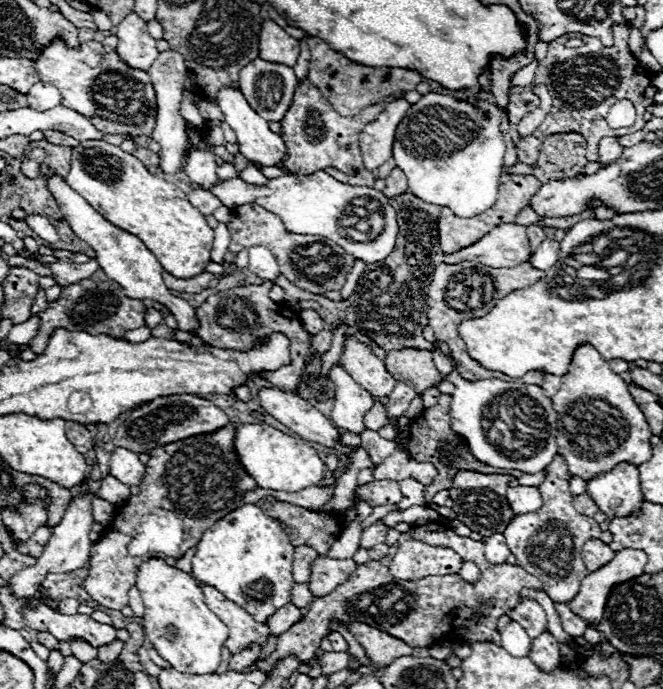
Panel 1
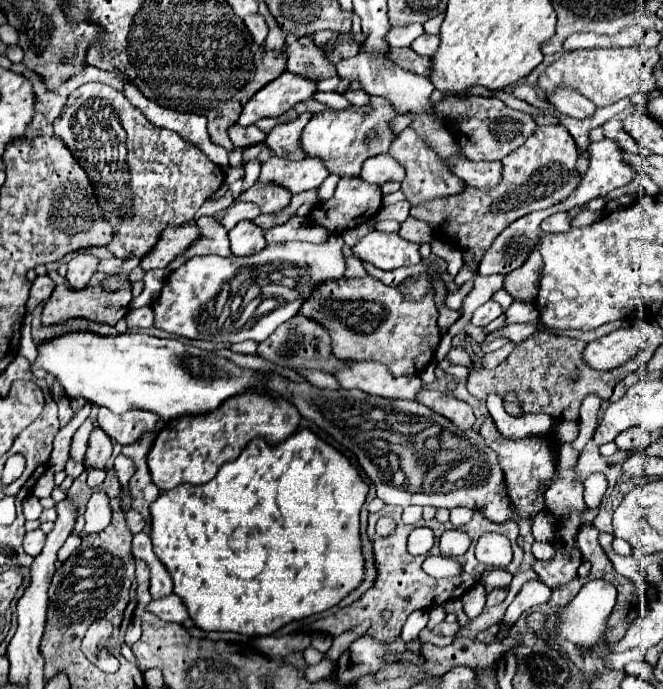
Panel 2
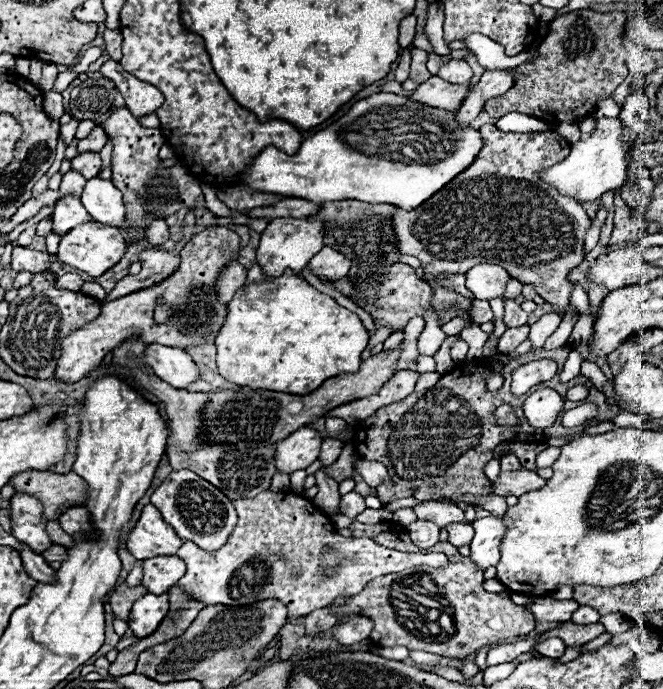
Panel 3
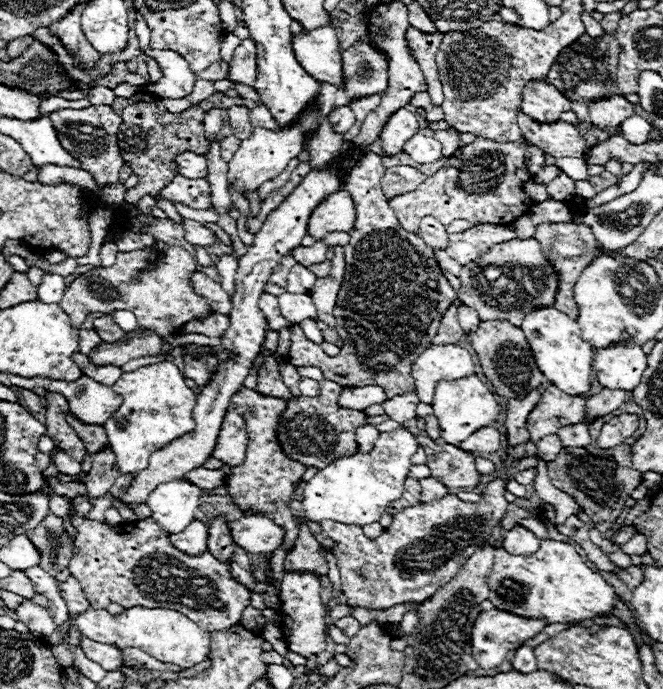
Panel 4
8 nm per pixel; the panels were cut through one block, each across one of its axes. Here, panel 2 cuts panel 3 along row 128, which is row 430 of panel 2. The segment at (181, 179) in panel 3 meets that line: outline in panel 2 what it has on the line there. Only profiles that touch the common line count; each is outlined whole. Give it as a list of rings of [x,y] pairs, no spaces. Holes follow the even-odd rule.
[[[100,408],[98,412],[98,424],[100,428],[114,438],[118,444],[134,444],[148,432],[156,432],[156,422],[160,418],[152,412],[144,410],[130,410],[124,414],[112,414],[110,410]]]

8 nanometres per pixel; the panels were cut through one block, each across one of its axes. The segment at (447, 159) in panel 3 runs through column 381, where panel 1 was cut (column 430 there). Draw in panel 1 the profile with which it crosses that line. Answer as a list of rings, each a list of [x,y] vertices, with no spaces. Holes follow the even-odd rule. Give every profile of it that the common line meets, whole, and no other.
[[[430,92],[410,106],[396,128],[396,142],[392,148],[396,166],[402,168],[408,178],[408,192],[424,202],[448,206],[462,218],[476,216],[494,206],[504,162],[500,108],[492,106],[492,120],[488,120],[476,106],[490,104],[484,100],[456,100]]]

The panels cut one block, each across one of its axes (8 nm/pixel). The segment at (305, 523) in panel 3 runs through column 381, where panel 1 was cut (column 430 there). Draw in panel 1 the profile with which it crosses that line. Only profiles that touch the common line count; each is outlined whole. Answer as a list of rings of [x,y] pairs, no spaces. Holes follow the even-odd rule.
[[[408,540],[398,546],[389,569],[396,579],[418,580],[424,576],[458,574],[460,566],[462,558],[451,549]]]

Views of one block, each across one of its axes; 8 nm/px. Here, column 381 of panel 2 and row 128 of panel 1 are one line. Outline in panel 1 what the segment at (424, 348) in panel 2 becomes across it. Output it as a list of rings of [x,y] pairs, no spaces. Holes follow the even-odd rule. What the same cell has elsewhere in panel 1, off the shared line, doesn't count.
[[[308,78],[302,80],[302,82],[298,84],[298,88],[296,88],[294,100],[292,100],[292,104],[290,104],[286,116],[280,120],[280,126],[282,126],[280,136],[282,136],[282,140],[284,140],[286,148],[288,148],[286,168],[288,168],[288,170],[294,170],[294,172],[310,174],[310,172],[316,172],[316,170],[324,170],[324,168],[328,168],[328,166],[334,166],[334,168],[342,170],[344,174],[348,174],[350,184],[354,184],[354,186],[374,186],[374,182],[376,182],[374,174],[372,174],[370,170],[366,170],[364,164],[362,164],[362,154],[360,154],[360,148],[358,148],[358,134],[362,132],[362,128],[364,128],[368,122],[372,122],[372,120],[384,110],[384,106],[386,106],[388,102],[392,102],[394,98],[400,98],[400,96],[402,96],[402,94],[398,94],[398,96],[388,96],[384,102],[378,102],[378,104],[366,108],[362,114],[346,118],[346,116],[340,116],[340,114],[330,106],[330,102],[320,94],[320,90],[318,90]]]

